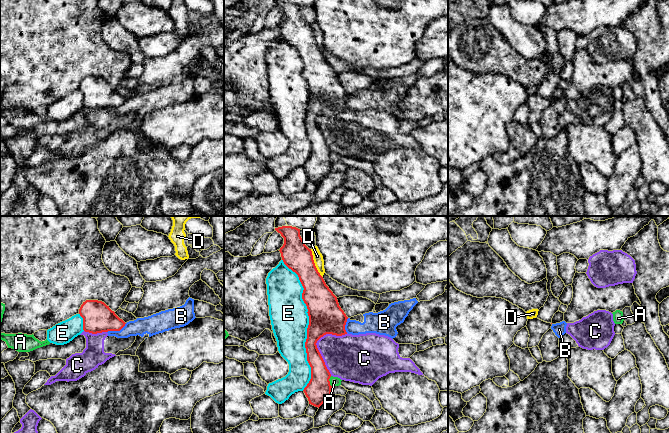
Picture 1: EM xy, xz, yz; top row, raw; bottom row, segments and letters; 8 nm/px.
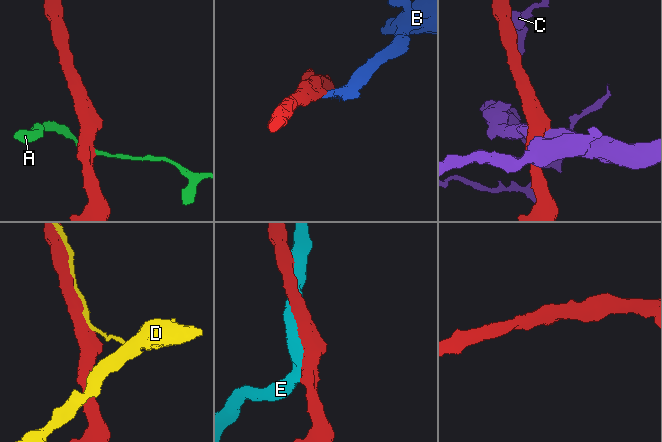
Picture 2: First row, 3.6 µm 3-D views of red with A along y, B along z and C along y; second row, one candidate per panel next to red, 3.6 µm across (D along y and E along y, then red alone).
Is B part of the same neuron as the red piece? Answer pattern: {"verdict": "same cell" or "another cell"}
{"verdict": "another cell"}

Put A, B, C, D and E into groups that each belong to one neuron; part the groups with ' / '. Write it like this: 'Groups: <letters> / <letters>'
Groups: A / B / C / D / E

